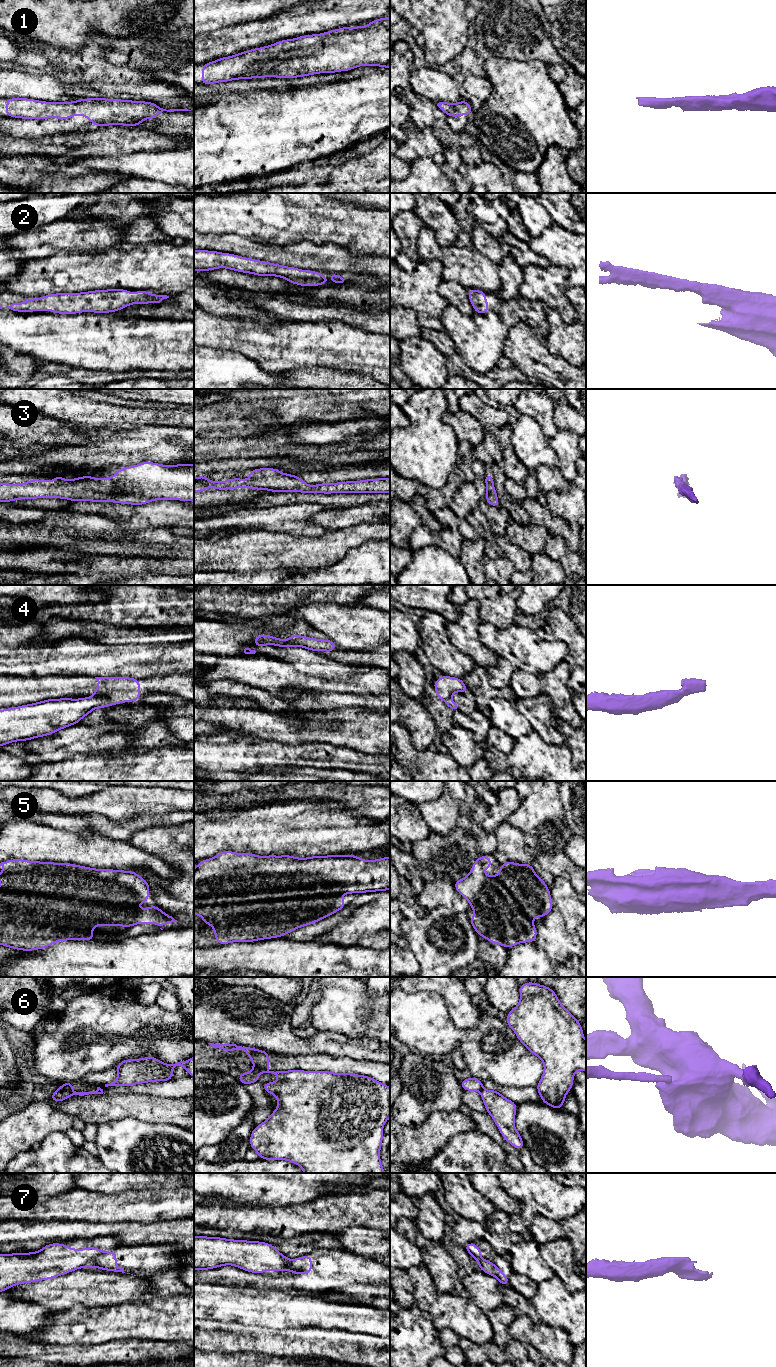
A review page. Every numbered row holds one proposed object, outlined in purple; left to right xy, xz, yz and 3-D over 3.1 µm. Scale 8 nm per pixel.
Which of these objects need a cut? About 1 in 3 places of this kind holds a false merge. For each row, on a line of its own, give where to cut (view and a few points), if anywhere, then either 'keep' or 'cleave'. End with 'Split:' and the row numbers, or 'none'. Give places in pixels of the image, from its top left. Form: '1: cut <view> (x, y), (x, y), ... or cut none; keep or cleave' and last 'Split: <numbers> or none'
1: cut none; keep
2: cut none; keep
3: cut none; keep
4: cut xy (93, 696), (102, 698), (108, 705); cleave
5: cut none; keep
6: cut xz (254, 1067), (268, 1071); cleave
7: cut xy (104, 1252), (97, 1255), (88, 1266); cleave
Split: 4, 6, 7

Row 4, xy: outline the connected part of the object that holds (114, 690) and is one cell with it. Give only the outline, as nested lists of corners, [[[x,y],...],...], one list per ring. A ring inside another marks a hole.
[[[95,677],[98,686],[92,696],[102,698],[108,706],[140,700],[140,679],[131,677]]]

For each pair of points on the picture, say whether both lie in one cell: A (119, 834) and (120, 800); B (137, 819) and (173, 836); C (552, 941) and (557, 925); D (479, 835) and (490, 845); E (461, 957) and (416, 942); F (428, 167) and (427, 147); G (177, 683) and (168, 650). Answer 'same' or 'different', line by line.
A: different
B: different
C: same
D: same
E: same
F: different
G: different

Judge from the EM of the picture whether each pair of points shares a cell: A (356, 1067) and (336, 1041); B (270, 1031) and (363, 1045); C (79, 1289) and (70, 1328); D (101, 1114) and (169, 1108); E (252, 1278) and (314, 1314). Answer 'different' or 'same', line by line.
A: different
B: same
C: different
D: same
E: different

